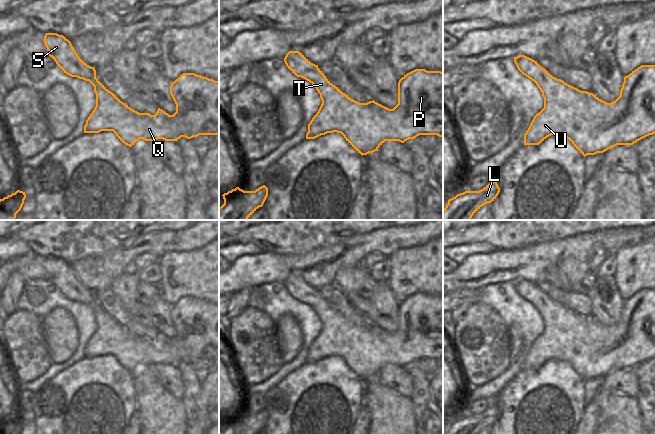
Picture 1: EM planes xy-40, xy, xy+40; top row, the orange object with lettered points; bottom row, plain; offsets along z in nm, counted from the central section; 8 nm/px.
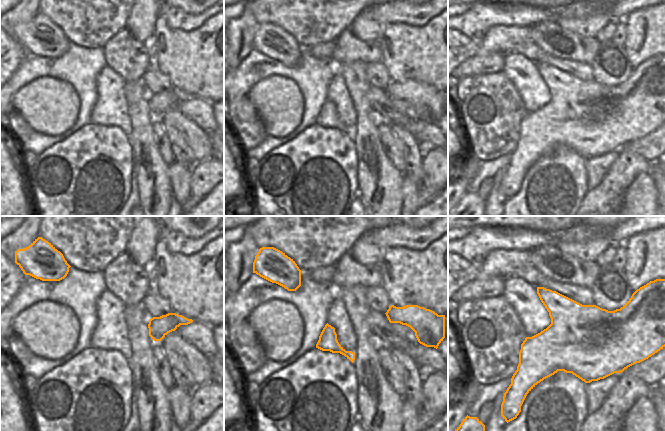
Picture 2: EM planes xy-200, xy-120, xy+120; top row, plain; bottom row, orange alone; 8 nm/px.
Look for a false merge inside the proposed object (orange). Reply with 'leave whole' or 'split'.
leave whole

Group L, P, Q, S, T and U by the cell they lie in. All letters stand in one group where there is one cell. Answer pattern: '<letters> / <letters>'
L P Q S T U

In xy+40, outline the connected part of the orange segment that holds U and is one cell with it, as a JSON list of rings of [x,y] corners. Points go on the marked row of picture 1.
[[[525,56],[514,57],[518,70],[531,79],[542,92],[544,108],[537,113],[524,134],[524,145],[539,145],[547,137],[557,135],[569,139],[574,147],[585,157],[603,153],[617,145],[633,145],[637,141],[655,134],[655,65],[641,65],[624,77],[620,96],[607,103],[593,93],[581,91],[561,79],[553,77],[537,61]]]

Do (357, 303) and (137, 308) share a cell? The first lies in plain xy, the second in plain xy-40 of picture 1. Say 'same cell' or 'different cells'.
same cell

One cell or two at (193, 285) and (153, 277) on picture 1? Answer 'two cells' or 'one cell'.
two cells

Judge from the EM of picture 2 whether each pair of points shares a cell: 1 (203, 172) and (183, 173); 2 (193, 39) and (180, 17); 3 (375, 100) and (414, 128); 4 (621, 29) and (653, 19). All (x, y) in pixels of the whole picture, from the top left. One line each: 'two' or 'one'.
1: two
2: two
3: one
4: two

